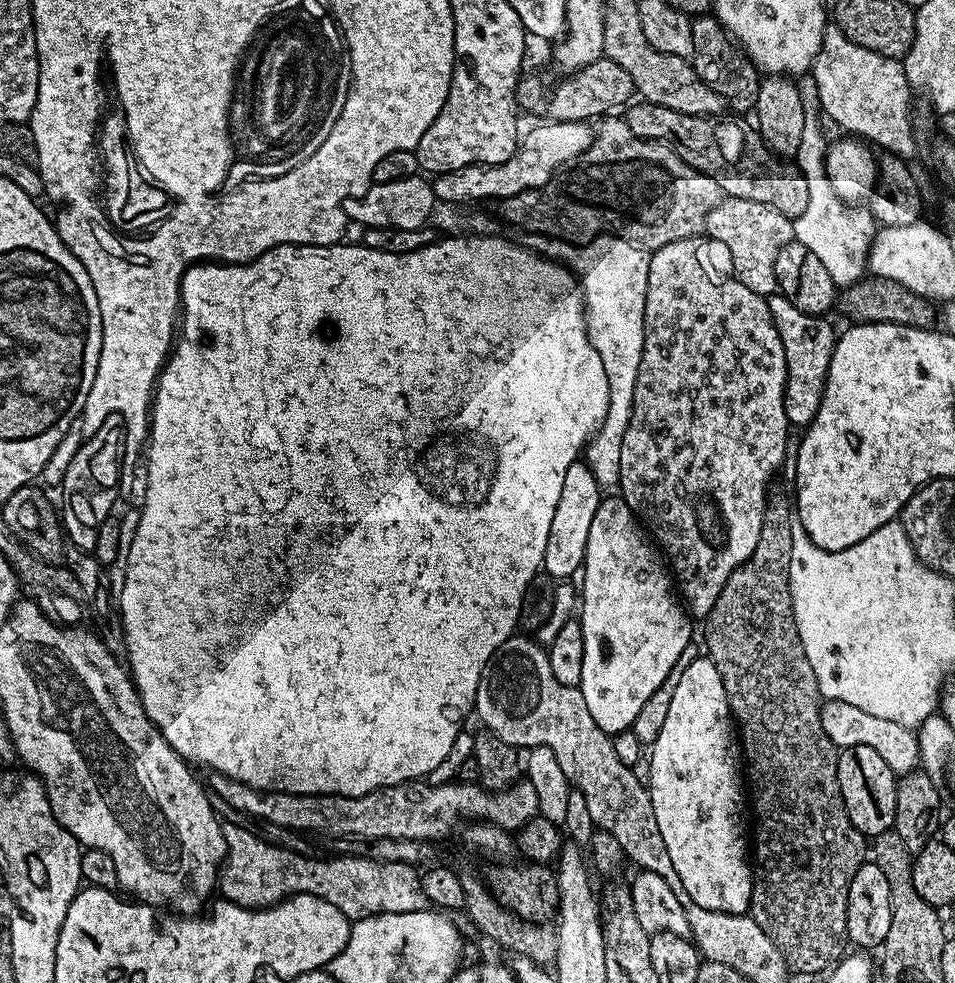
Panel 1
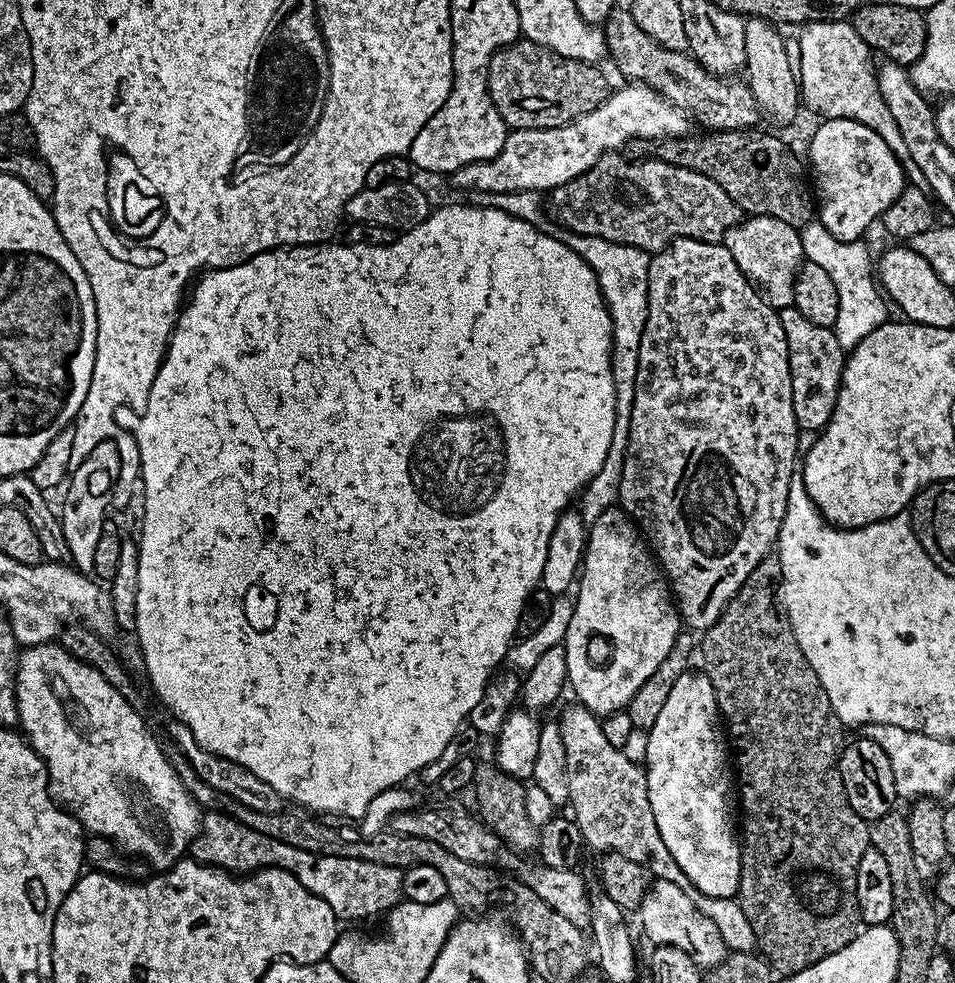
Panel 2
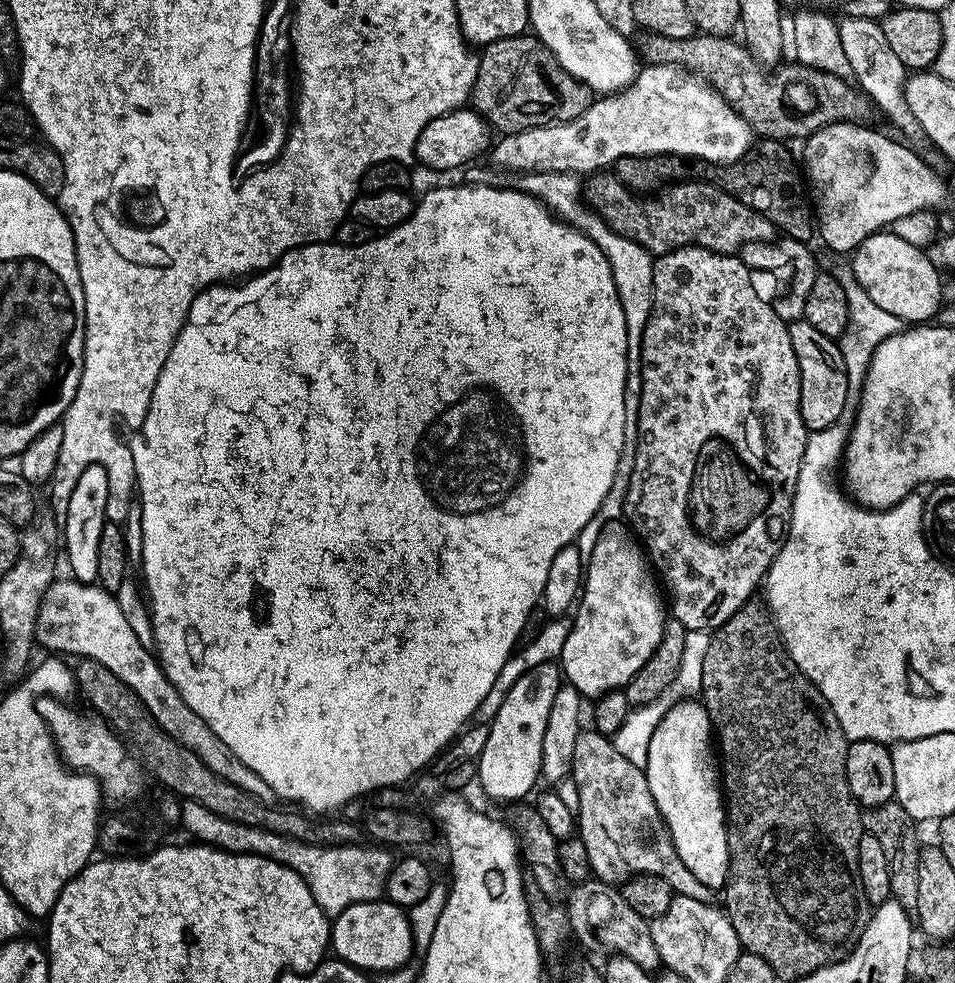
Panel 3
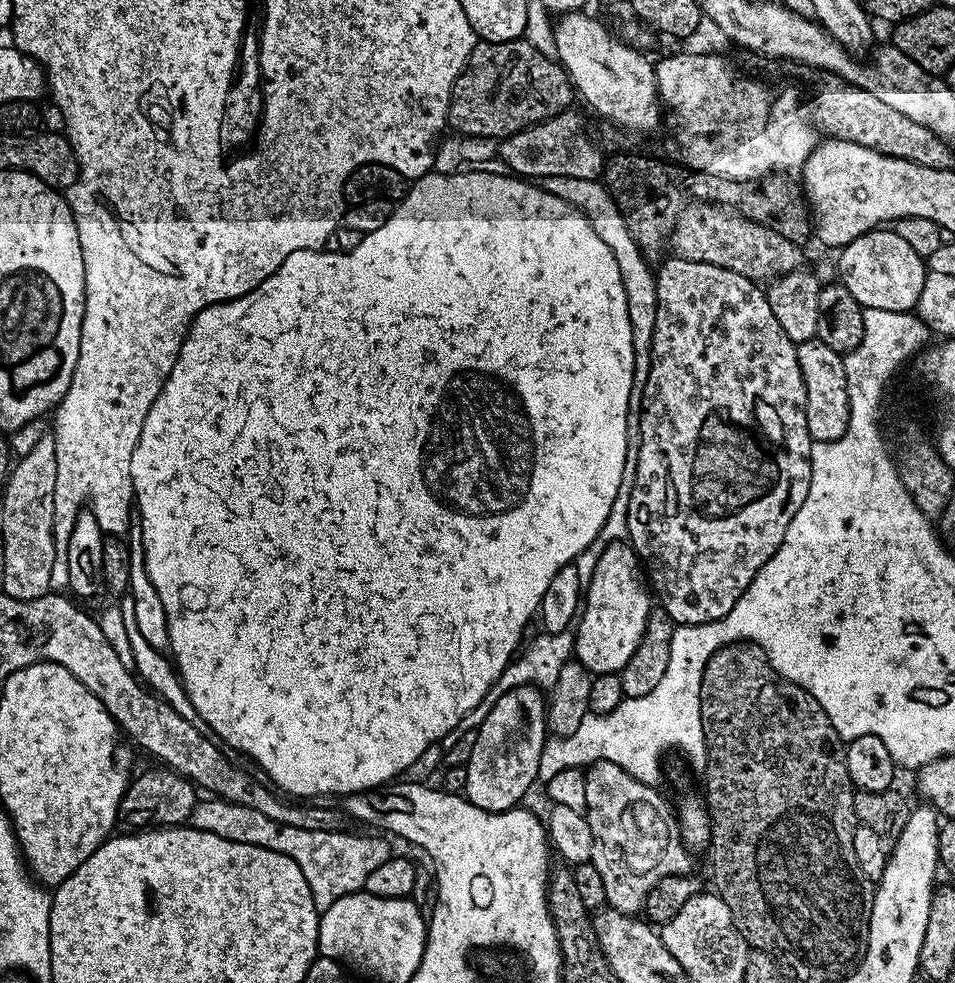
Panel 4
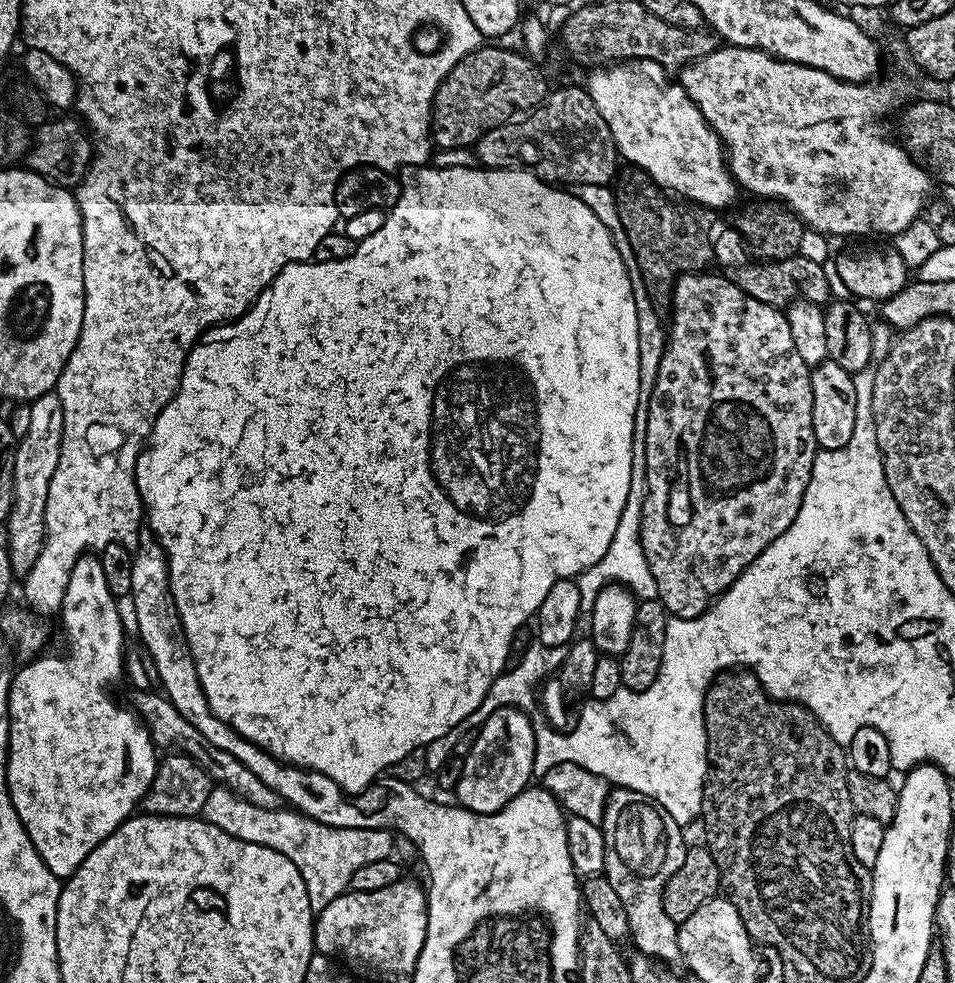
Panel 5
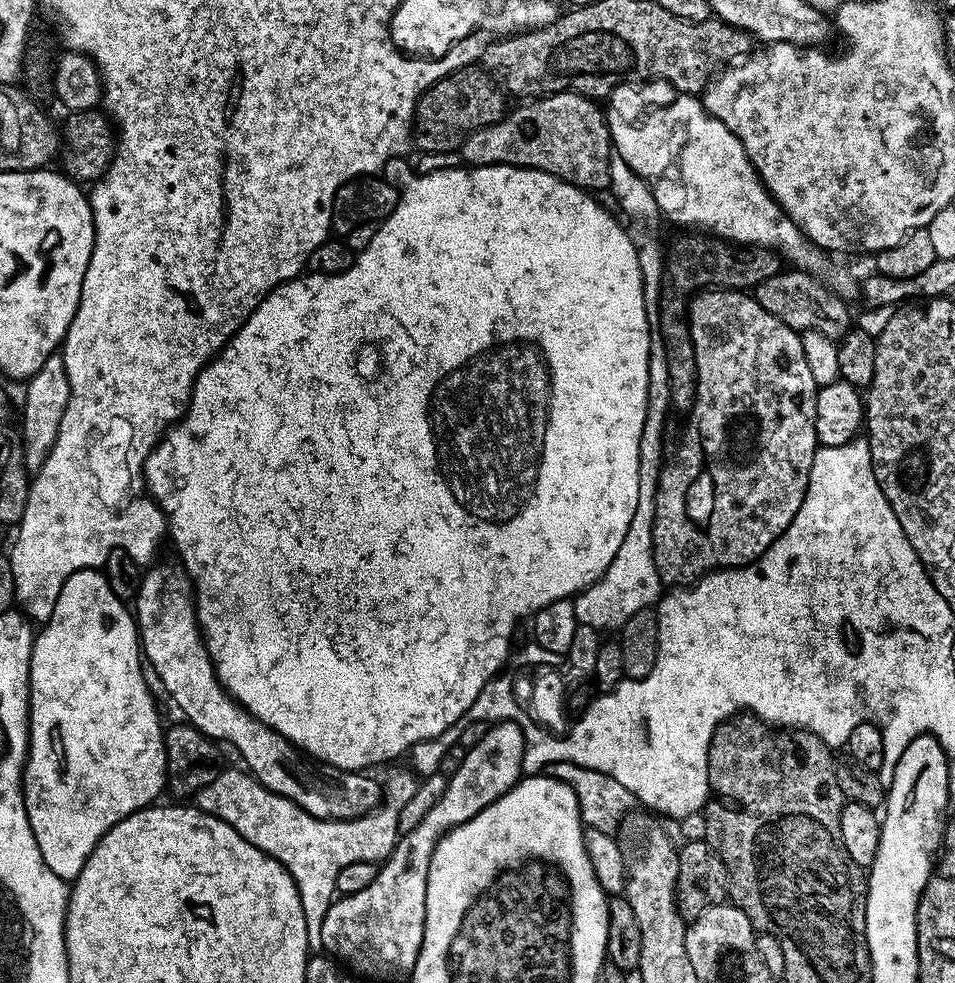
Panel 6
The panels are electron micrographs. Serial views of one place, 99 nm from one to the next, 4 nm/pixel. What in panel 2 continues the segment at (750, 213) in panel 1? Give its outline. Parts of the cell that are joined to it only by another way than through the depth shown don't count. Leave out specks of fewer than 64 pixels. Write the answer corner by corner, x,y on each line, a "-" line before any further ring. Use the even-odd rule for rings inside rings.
752,214
735,224
722,243
769,306
777,310
793,307
794,278
800,265
805,263
799,228
786,226
786,222
773,216

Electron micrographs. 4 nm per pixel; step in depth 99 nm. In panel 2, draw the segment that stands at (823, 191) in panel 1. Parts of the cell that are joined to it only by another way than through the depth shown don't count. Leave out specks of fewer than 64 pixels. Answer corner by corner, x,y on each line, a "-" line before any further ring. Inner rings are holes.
818,222
801,228
800,237
805,261
822,266
822,270
830,274
834,286
838,286
838,318
834,331
845,350
854,349
858,342
862,342
862,338
866,338
866,334
878,330
878,326
889,319
885,293
878,287
874,275
874,256
868,253
863,239
839,240

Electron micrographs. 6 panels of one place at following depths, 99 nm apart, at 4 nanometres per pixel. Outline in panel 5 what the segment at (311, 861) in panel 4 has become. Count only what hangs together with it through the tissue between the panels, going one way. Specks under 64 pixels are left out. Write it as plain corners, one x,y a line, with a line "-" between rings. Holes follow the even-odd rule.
213,786
200,816
206,822
218,826
218,830
226,830
226,834
242,838
242,842
270,846
270,850
286,854
286,858
290,858
290,862
298,866
298,874
302,874
302,882
306,882
310,906
316,914
330,906
334,898
349,891
349,884
356,870
367,863
378,862
379,859
393,855
394,836
391,831
378,828
331,828
284,806
264,810
262,806
254,806
254,802
223,786

